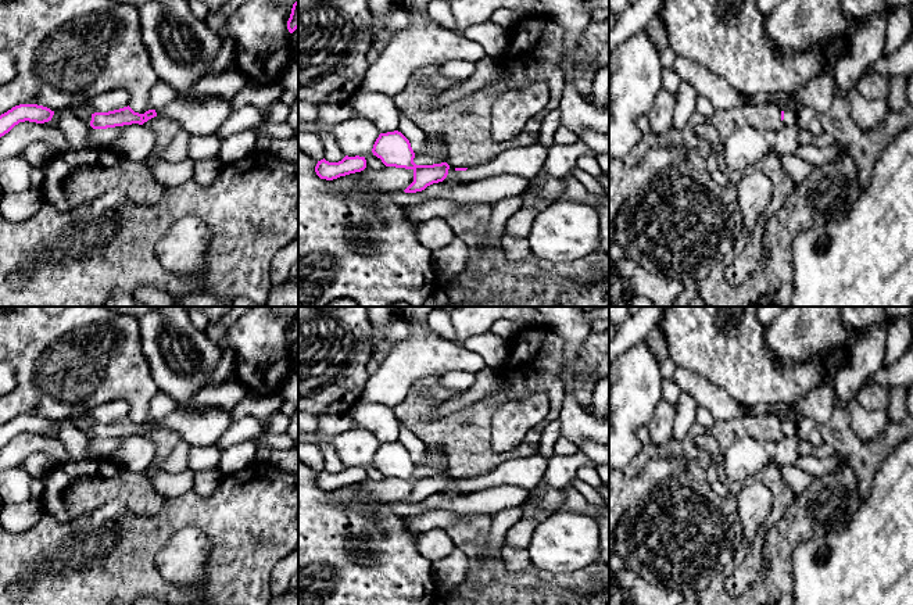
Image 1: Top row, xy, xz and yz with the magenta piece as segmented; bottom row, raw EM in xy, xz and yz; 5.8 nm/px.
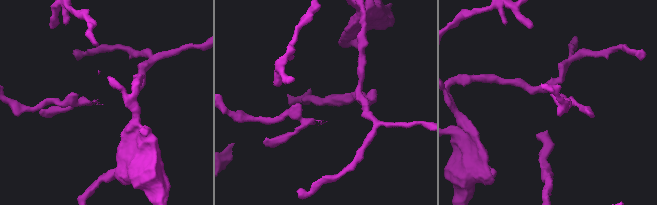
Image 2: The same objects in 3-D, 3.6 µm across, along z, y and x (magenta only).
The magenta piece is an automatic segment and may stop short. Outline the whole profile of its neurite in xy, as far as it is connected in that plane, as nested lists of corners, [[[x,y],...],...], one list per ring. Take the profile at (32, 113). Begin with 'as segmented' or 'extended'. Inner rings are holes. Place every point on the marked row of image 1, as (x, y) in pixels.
as segmented; [[[19,104],[0,115],[0,137],[19,122],[44,123],[51,121],[54,111],[37,104]]]

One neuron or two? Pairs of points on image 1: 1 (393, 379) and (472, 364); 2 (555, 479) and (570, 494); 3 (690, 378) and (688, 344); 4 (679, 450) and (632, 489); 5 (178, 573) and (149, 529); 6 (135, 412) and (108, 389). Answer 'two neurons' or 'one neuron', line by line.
1: one neuron
2: two neurons
3: two neurons
4: two neurons
5: two neurons
6: one neuron

